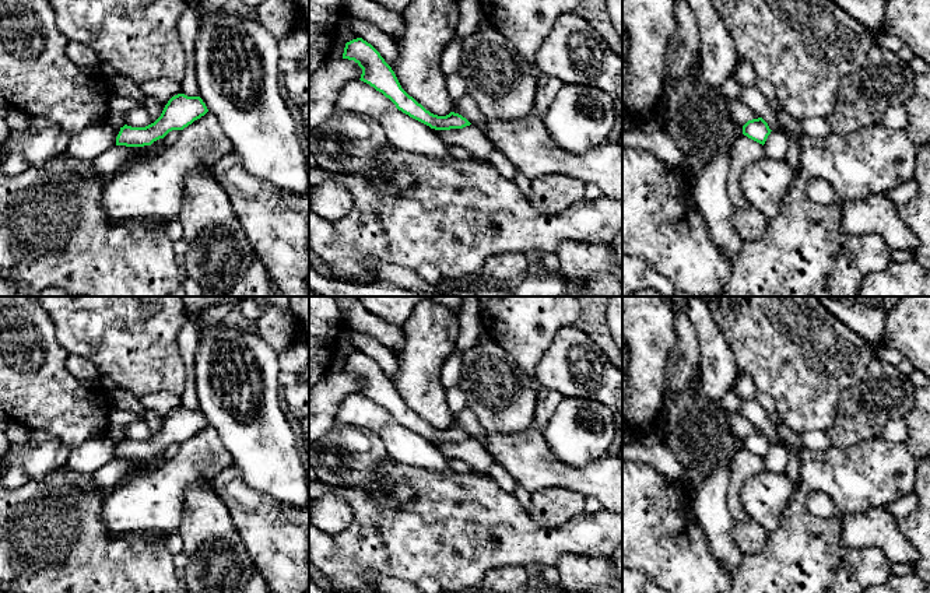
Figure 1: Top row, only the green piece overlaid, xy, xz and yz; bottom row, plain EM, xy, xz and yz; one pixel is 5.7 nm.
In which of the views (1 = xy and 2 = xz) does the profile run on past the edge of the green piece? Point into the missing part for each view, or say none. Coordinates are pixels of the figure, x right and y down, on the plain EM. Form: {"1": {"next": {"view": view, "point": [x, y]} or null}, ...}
{"1": {"next": null}, "2": {"next": null}}

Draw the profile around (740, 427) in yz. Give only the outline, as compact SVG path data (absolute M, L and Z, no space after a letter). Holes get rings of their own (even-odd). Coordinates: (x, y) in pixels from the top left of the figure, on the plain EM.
M736 413L730 415L730 431L734 435L737 443L743 446L743 439L752 432L758 432L759 429L748 421L741 413Z

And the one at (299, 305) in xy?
M289 296L289 309L296 316L302 333L309 337L309 296Z

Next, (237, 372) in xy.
M210 323L199 329L194 359L199 410L220 434L246 485L287 506L308 506L305 466L296 435L281 408L280 354L252 326L227 329L221 323Z

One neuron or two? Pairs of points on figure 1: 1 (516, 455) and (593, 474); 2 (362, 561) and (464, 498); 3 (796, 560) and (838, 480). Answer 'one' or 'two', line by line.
1: one
2: one
3: one

